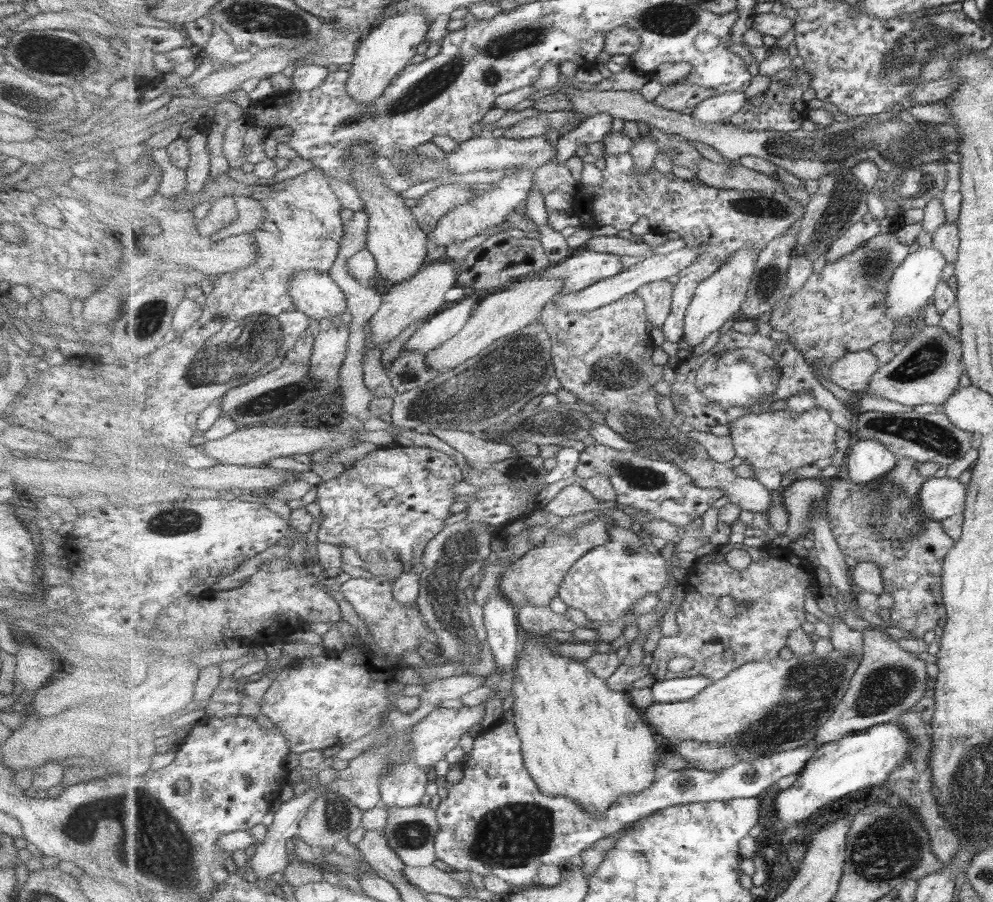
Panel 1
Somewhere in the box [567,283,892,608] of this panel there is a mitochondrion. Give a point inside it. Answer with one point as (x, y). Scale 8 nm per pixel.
(748, 378)

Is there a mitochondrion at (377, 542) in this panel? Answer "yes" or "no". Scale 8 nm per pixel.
no

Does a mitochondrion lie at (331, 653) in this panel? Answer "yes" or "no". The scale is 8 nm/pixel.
no

